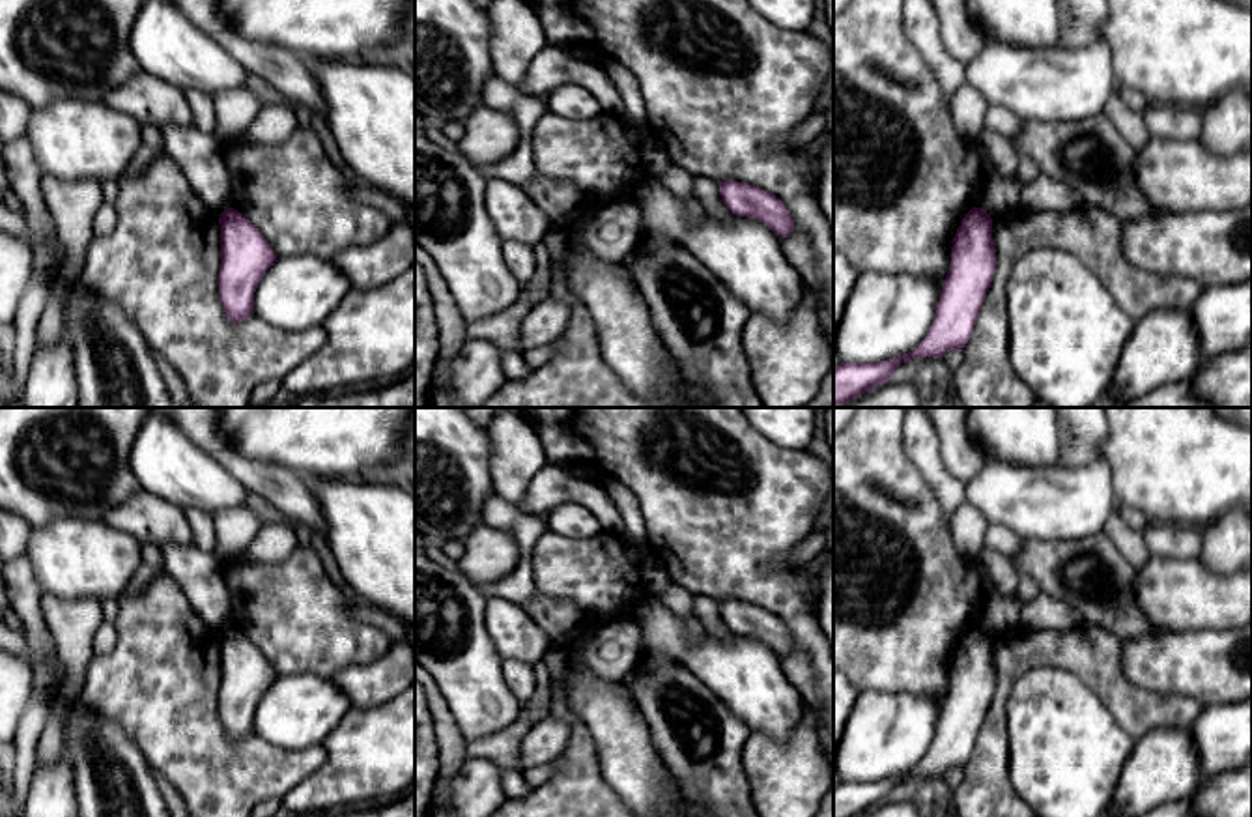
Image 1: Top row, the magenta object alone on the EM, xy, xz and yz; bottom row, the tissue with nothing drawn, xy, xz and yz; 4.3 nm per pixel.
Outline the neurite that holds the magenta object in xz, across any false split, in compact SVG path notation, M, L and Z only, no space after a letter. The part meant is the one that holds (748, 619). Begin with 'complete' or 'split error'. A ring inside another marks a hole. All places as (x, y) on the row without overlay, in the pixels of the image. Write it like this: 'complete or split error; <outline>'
complete; M718 600L721 621L740 636L762 639L775 654L787 656L794 639L787 624L772 611L746 600Z

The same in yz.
complete; M972 626L953 656L949 690L932 744L921 763L888 780L841 781L833 789L833 817L858 817L869 811L889 800L901 781L919 776L942 778L949 768L960 770L974 752L994 692L992 638L983 626Z

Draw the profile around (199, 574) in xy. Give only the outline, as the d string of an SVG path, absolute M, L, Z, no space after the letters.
M163 544L164 574L183 591L194 611L215 630L232 626L232 598L221 561L196 546Z

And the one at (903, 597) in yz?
M856 408L848 424L833 434L833 669L847 675L856 692L903 692L914 695L947 694L951 666L964 634L975 626L972 611L983 593L981 572L975 561L964 559L953 542L949 520L940 512L936 499L903 449L904 408Z

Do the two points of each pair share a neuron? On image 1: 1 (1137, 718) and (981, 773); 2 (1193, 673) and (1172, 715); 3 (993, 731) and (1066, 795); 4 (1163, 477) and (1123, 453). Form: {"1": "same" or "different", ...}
{"1": "same", "2": "different", "3": "different", "4": "same"}

